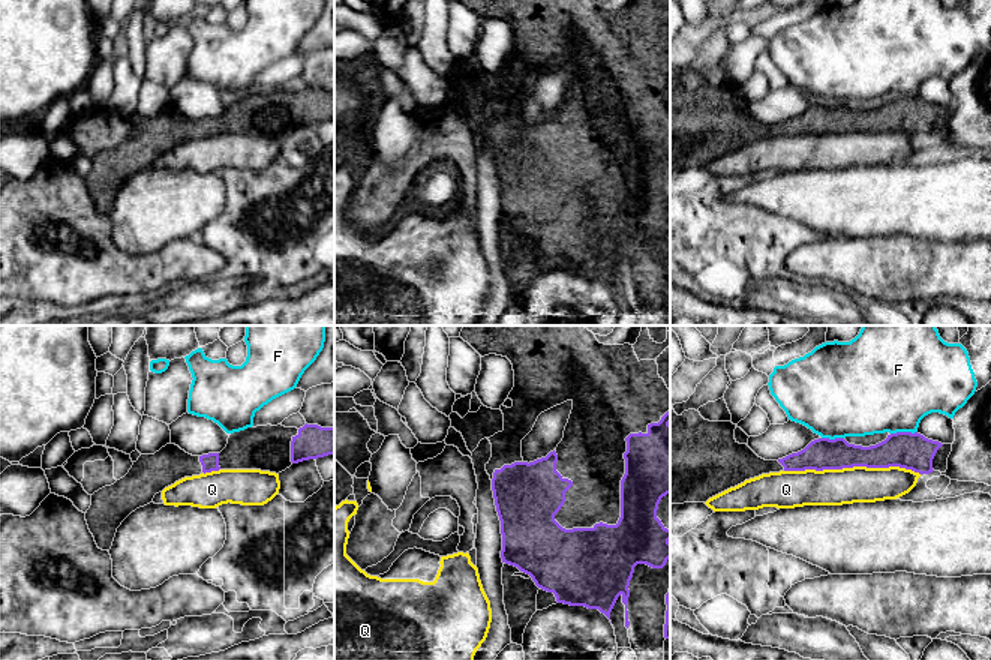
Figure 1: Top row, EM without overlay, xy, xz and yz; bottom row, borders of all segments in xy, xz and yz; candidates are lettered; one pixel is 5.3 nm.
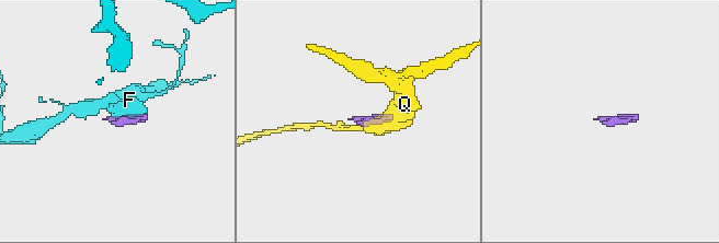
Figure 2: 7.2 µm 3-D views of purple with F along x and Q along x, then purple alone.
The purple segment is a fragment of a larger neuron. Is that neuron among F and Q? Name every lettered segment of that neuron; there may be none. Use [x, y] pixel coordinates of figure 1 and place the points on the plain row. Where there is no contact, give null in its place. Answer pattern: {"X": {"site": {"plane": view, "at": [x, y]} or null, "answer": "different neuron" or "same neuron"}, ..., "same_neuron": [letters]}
{"F": {"site": {"plane": "yz", "at": [903, 96]}, "answer": "different neuron"}, "Q": {"site": {"plane": "yz", "at": [852, 131]}, "answer": "different neuron"}, "same_neuron": []}

